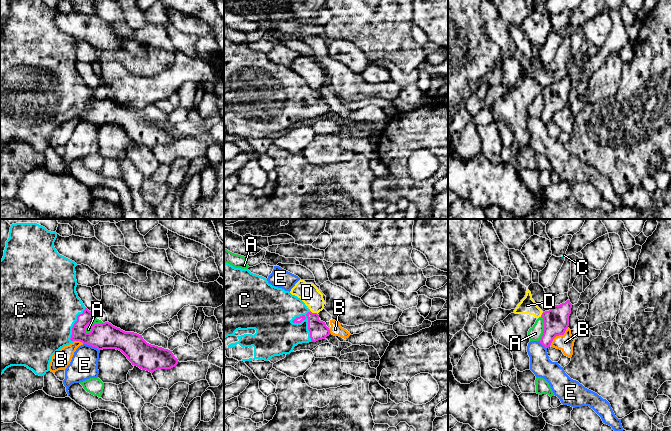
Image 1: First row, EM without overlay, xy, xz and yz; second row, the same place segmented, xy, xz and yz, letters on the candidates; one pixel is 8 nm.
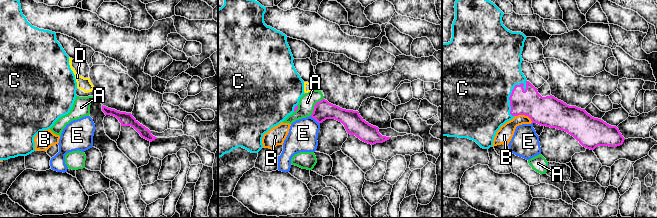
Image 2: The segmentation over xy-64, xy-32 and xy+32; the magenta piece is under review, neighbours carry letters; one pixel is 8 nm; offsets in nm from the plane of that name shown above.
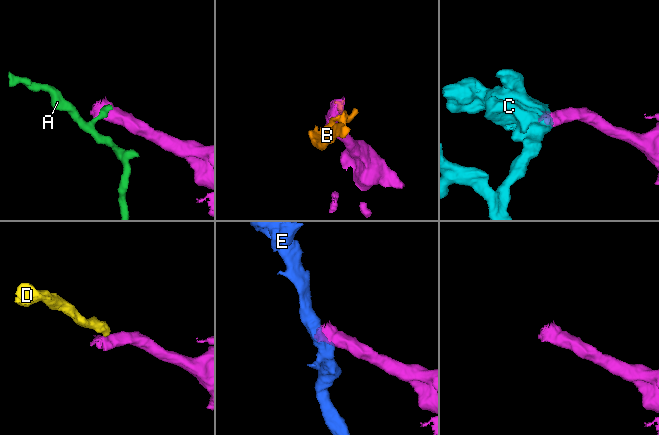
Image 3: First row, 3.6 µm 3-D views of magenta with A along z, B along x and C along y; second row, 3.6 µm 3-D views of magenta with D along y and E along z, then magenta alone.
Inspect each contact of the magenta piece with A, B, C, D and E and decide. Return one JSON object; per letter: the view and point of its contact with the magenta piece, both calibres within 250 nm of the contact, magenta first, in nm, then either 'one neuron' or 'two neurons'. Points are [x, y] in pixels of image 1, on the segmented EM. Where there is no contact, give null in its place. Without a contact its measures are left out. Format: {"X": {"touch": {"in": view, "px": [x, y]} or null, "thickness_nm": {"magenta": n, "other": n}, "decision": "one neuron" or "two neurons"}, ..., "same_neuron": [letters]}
{"A": {"touch": {"in": "xy", "px": [92, 326]}, "thickness_nm": {"magenta": 200, "other": 50}, "decision": "two neurons"}, "B": {"touch": {"in": "yz", "px": [558, 335]}, "thickness_nm": {"magenta": 200, "other": 130}, "decision": "two neurons"}, "C": {"touch": {"in": "xz", "px": [308, 326]}, "thickness_nm": {"magenta": 150, "other": 300}, "decision": "one neuron"}, "D": {"touch": {"in": "xz", "px": [314, 313]}, "thickness_nm": {"magenta": 150, "other": 160}, "decision": "two neurons"}, "E": {"touch": {"in": "xy", "px": [91, 345]}, "thickness_nm": {"magenta": 200, "other": 220}, "decision": "two neurons"}, "same_neuron": ["C"]}

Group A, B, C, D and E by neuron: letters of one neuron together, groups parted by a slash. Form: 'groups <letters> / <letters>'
groups A / B / C / D / E

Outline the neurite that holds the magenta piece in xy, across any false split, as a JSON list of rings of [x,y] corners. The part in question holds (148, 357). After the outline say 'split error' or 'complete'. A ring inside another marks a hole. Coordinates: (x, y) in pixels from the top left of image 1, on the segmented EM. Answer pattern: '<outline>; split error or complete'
[[[16,223],[12,224],[10,227],[9,238],[6,241],[6,247],[4,250],[4,256],[0,260],[0,376],[4,373],[4,371],[11,366],[25,366],[28,369],[32,370],[36,375],[44,376],[49,371],[49,365],[52,356],[59,351],[64,346],[70,345],[74,341],[80,341],[83,344],[90,345],[92,347],[97,348],[98,350],[103,349],[116,349],[121,351],[127,359],[132,363],[132,365],[139,367],[142,370],[149,371],[153,373],[158,369],[171,369],[178,364],[178,359],[174,356],[172,351],[168,349],[164,349],[162,347],[158,347],[155,345],[151,345],[147,343],[142,335],[139,335],[134,332],[125,332],[120,328],[113,326],[109,322],[105,322],[102,324],[94,324],[92,326],[92,330],[90,333],[85,331],[86,327],[94,321],[94,313],[89,311],[78,297],[76,292],[77,280],[76,280],[76,272],[75,267],[77,264],[60,255],[54,247],[54,242],[57,238],[56,232],[48,231],[45,227],[37,224],[37,223]]]; split error

